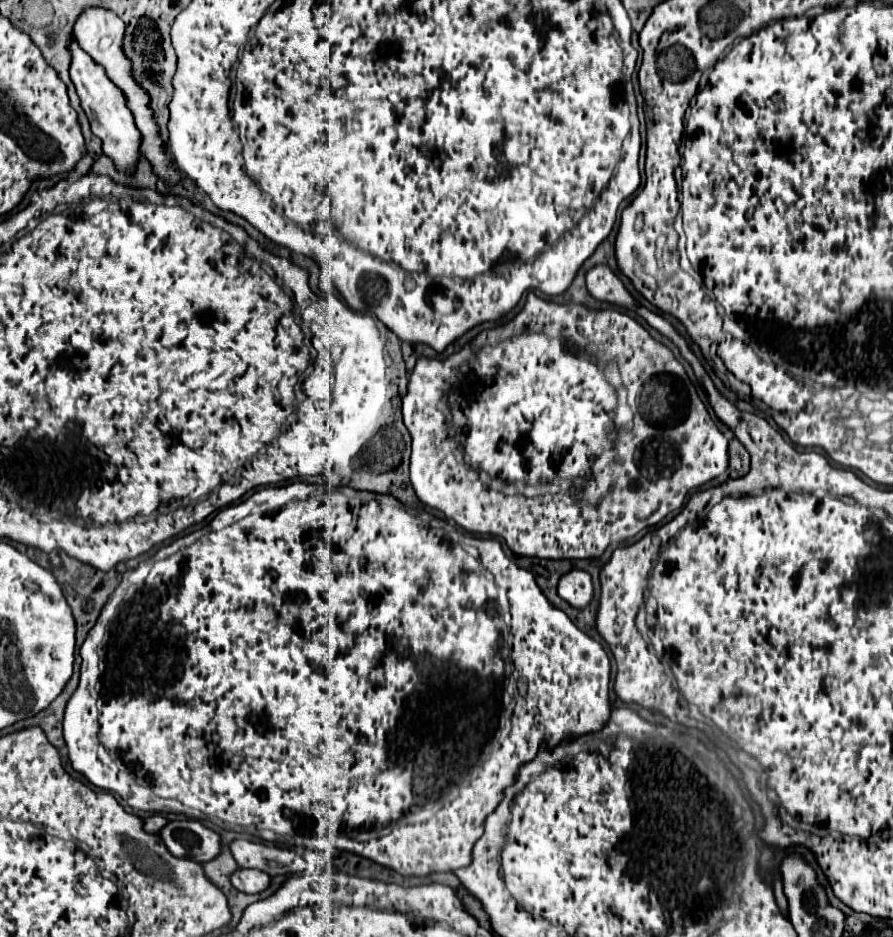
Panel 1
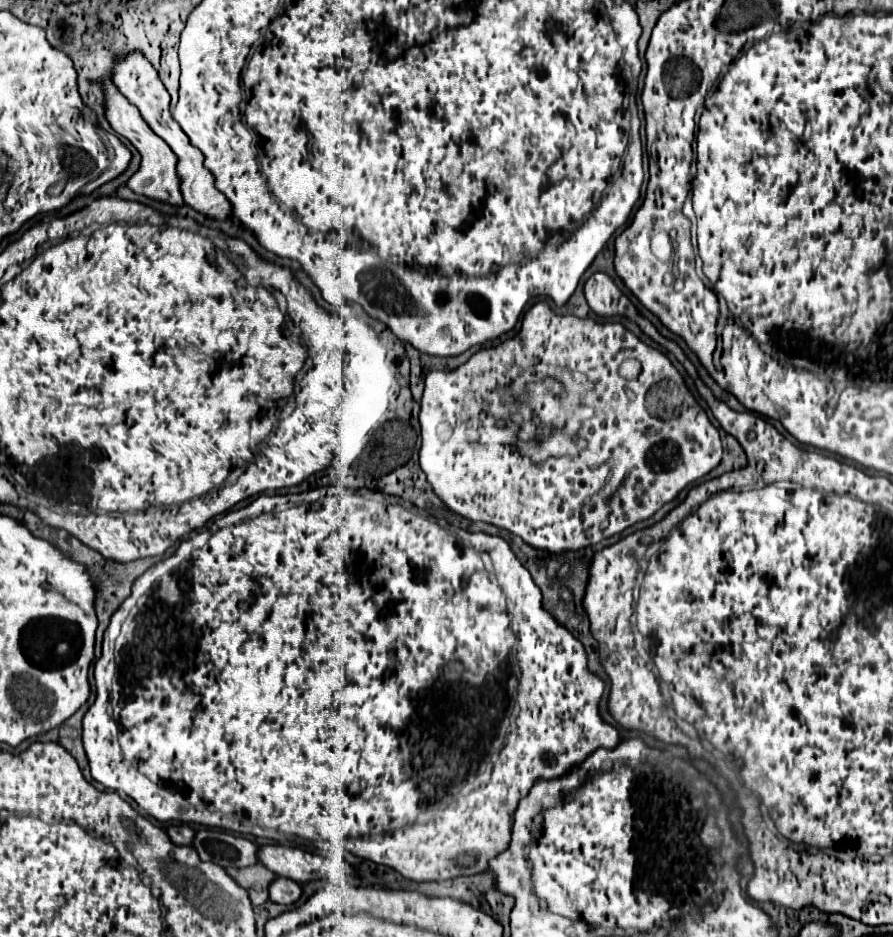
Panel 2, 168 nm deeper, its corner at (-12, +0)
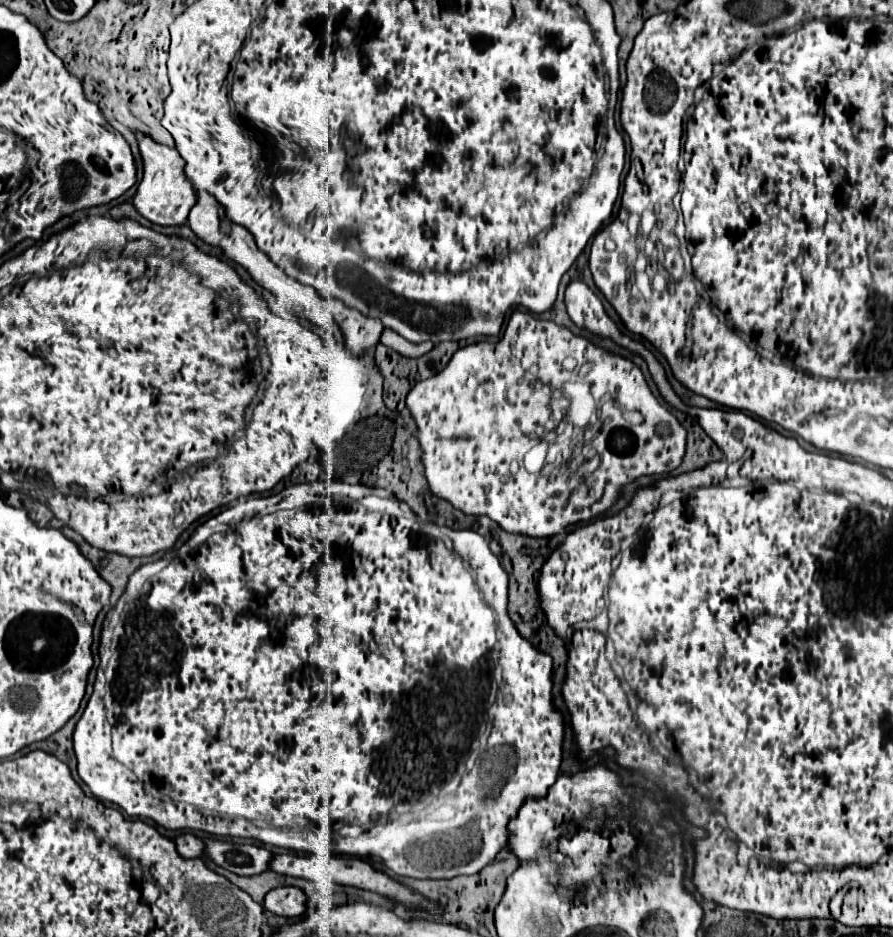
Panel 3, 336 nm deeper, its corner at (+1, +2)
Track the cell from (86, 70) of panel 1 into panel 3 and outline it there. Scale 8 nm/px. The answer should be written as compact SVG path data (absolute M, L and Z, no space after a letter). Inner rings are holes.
M135 132L141 158L143 158L143 180L137 186L137 192L133 196L133 204L147 220L161 224L161 226L179 226L187 222L187 214L191 206L195 204L195 190L193 184L187 180L183 168L183 158L179 152L171 146L159 144L149 136L143 136L143 132Z

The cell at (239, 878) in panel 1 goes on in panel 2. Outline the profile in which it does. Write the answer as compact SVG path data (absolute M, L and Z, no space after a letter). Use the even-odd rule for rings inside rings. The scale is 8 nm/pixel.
M278 878L278 882L274 880L270 884L270 900L276 904L294 904L298 902L298 898L302 896L302 888L300 884L288 880L288 878Z

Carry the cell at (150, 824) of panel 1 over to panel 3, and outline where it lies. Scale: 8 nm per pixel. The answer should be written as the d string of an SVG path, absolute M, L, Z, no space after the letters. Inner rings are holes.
M179 834L175 838L175 846L183 858L199 858L203 852L203 842L193 834Z

